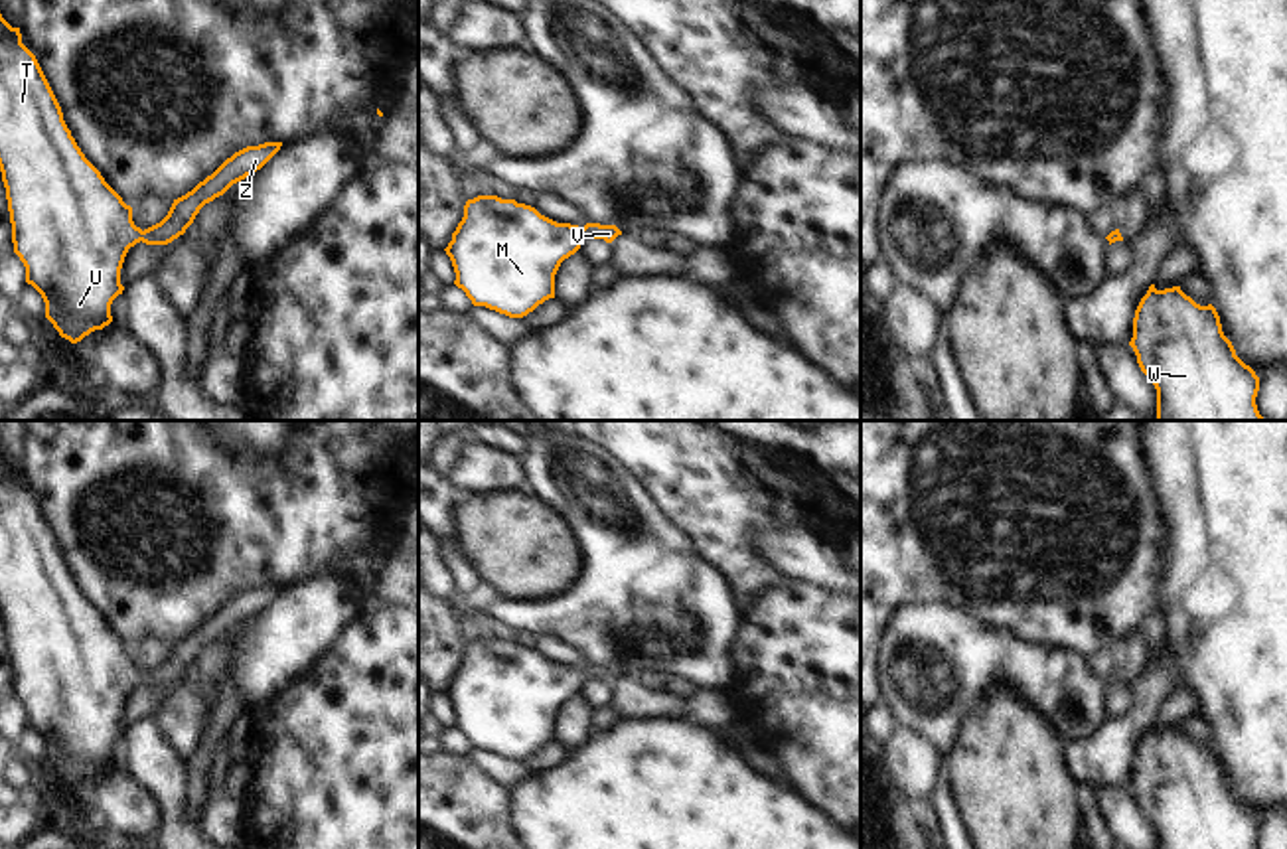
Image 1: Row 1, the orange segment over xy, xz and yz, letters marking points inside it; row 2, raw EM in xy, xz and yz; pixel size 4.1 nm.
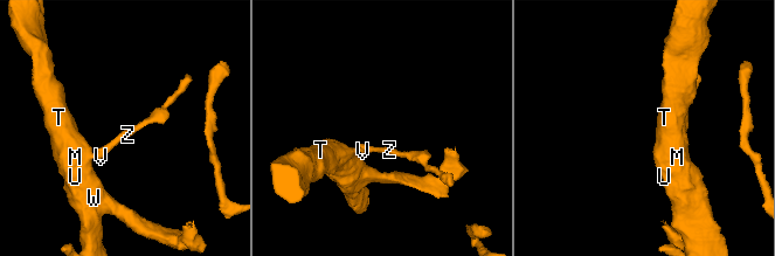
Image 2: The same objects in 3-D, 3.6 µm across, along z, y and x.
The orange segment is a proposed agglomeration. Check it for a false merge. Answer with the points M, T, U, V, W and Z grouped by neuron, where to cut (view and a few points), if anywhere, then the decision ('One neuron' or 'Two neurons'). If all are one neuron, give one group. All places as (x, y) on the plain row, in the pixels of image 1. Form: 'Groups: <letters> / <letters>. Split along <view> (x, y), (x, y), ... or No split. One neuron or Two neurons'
Groups: M T U V W Z. No split. One neuron

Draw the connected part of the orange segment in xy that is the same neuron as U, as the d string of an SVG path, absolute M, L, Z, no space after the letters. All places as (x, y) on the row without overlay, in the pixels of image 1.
M0 456L0 614L14 695L26 709L26 725L45 744L45 760L71 786L113 764L111 746L124 733L120 711L130 689L140 683L168 687L184 677L205 646L261 612L280 588L265 584L235 594L191 634L174 642L160 665L142 673L132 663L132 650L77 588L36 498L22 486L20 470L12 470Z

